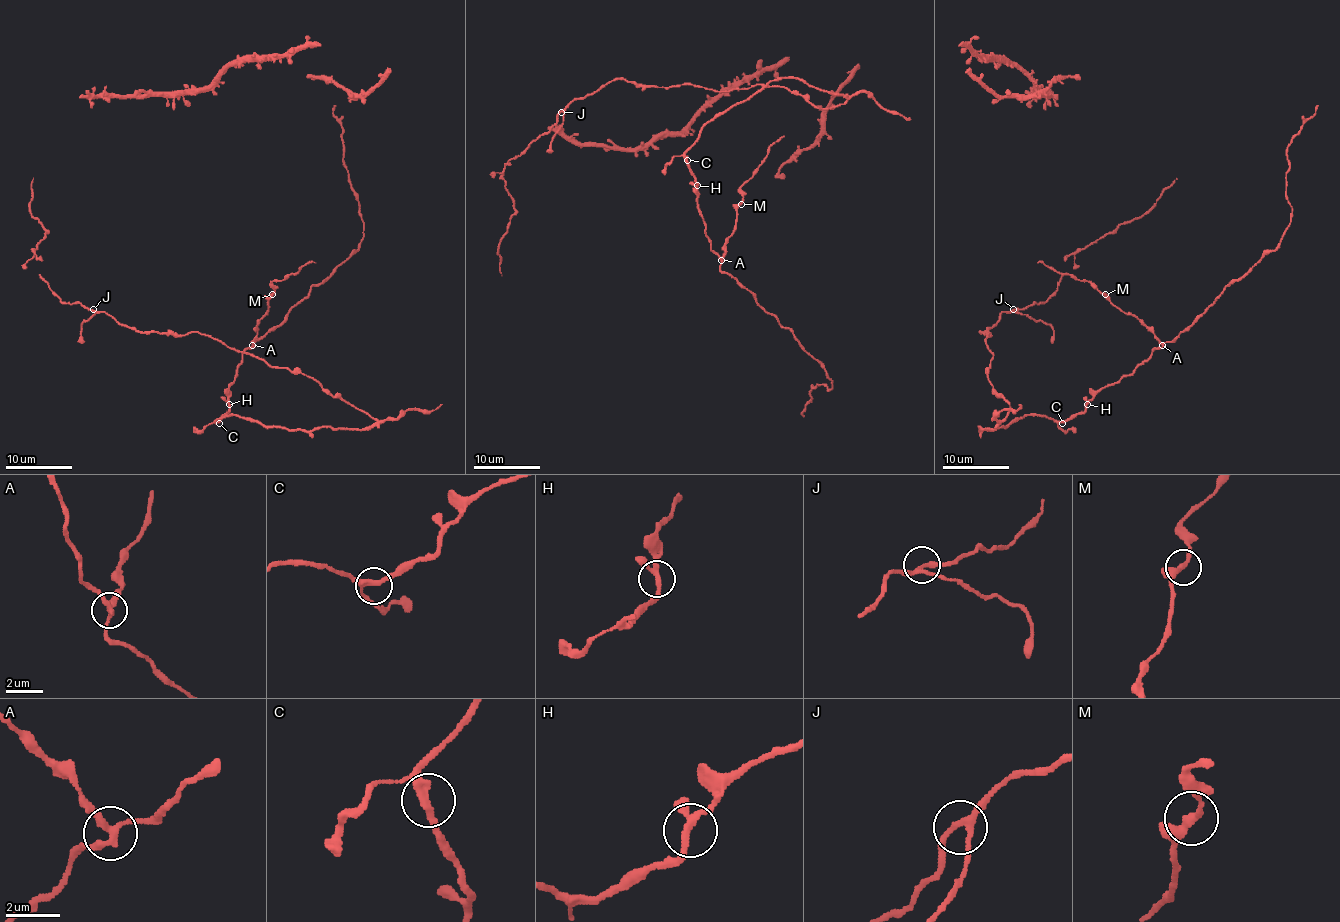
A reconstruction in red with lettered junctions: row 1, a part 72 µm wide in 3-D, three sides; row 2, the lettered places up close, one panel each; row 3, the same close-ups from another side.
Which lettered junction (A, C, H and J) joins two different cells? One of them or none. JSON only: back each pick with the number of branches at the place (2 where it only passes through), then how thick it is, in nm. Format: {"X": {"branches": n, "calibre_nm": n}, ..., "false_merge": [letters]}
{"A": {"branches": 3, "calibre_nm": 240}, "false_merge": ["A"]}

